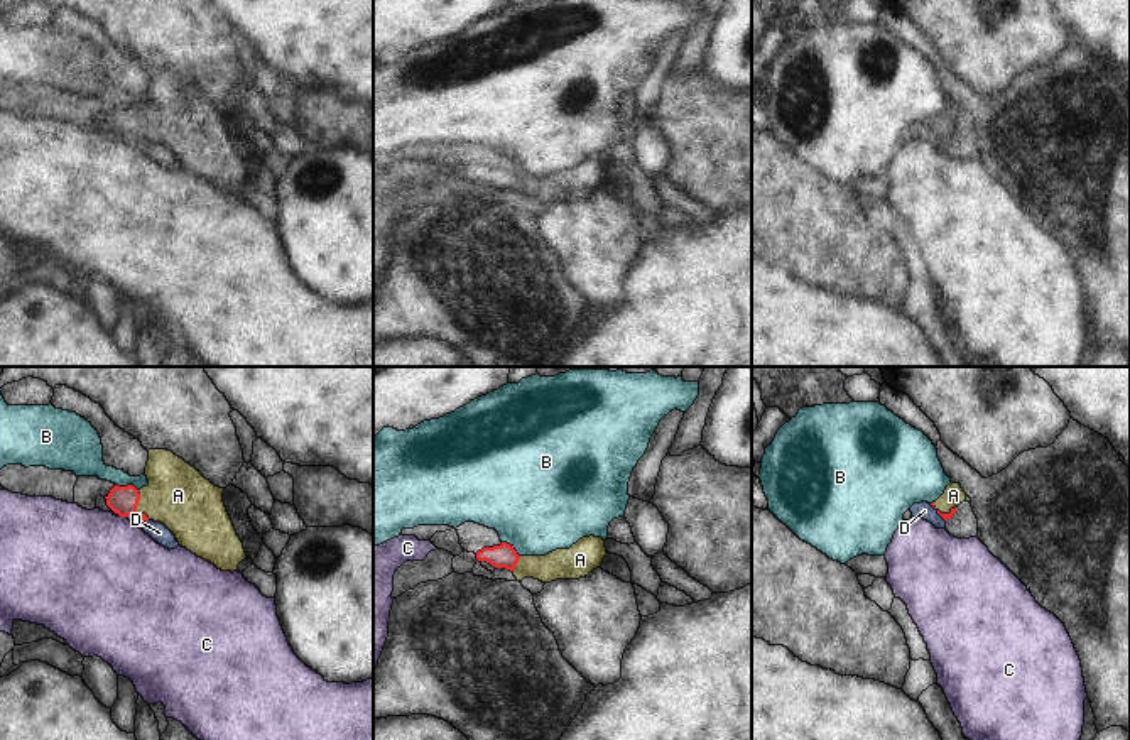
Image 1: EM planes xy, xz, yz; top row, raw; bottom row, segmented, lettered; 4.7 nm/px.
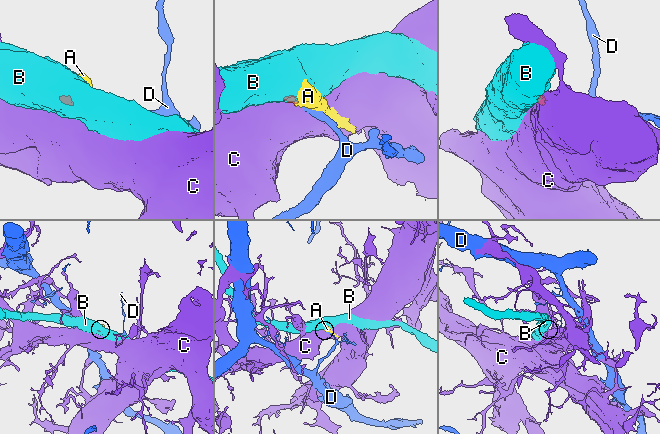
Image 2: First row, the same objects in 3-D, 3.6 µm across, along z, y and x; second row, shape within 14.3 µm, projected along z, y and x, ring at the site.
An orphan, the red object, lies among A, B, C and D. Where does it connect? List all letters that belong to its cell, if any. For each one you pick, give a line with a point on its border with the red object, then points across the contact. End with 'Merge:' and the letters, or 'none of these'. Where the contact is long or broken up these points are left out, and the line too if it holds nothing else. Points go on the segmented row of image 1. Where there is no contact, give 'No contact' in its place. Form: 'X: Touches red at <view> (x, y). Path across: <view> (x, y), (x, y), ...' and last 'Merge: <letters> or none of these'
A: Touches red at xy (135, 507). Path across: xy (124, 500), (135, 507), (178, 495)
Merge: A

